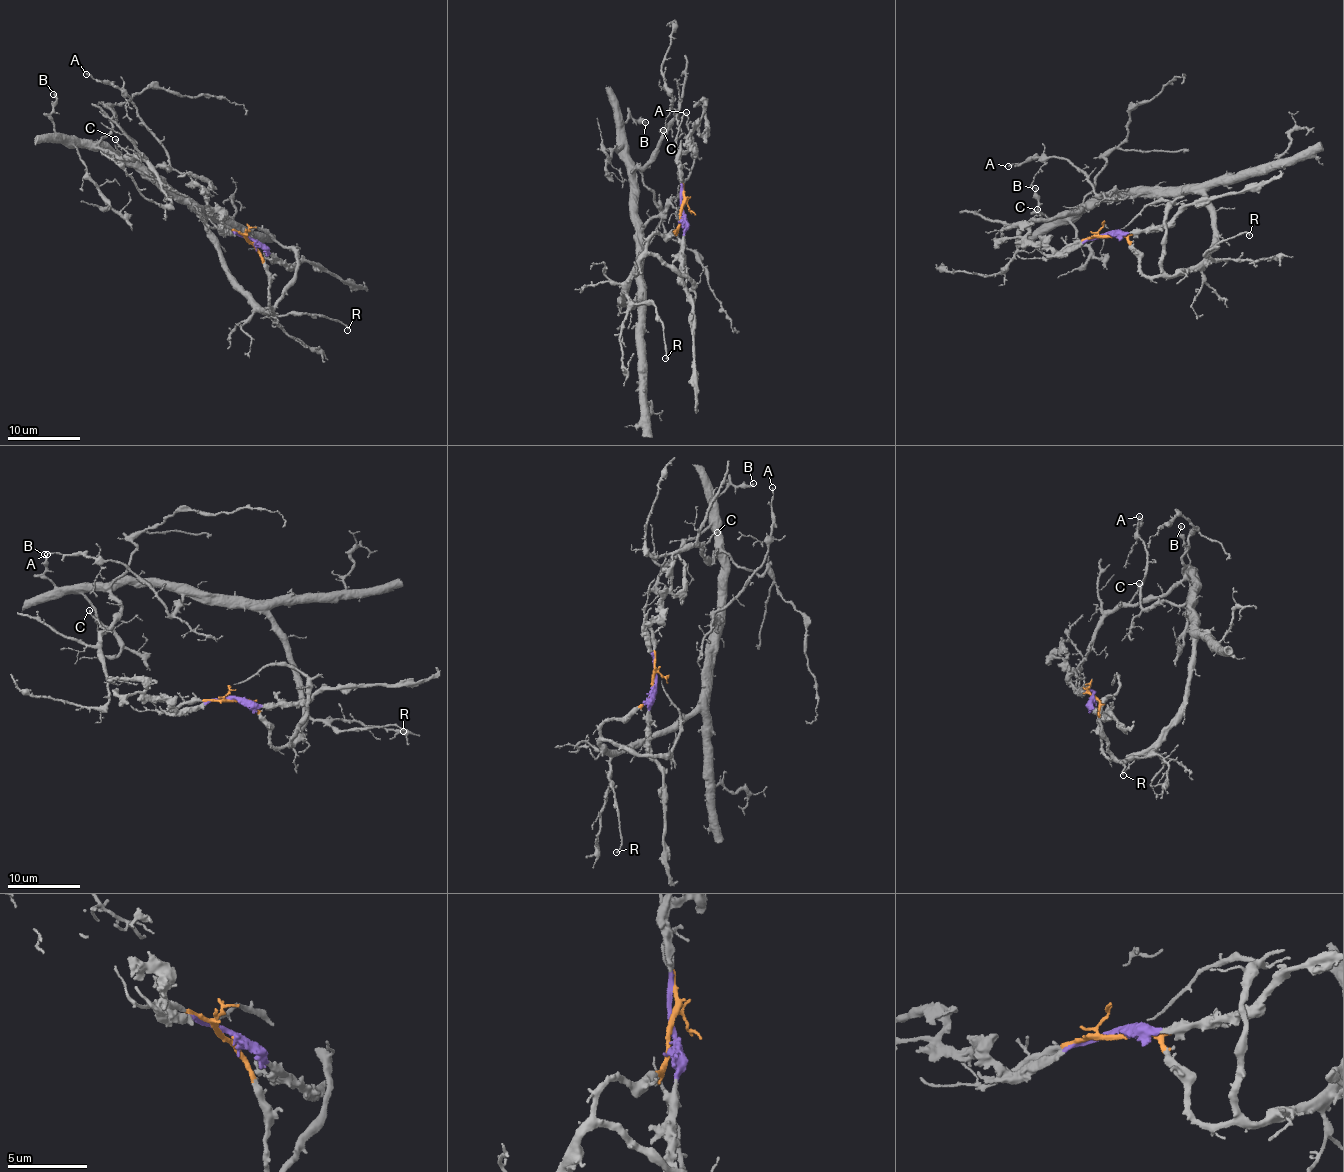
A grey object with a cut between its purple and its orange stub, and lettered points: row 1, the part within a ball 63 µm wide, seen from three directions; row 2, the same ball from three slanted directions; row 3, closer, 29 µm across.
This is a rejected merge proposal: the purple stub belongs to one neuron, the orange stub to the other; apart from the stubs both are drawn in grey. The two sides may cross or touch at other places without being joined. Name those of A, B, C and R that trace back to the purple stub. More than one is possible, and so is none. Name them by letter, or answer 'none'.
none

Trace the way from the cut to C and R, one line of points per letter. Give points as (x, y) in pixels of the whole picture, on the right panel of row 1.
C: (1108, 235), (1126, 239), (1139, 269), (1169, 277), (1214, 241), (1210, 207), (1188, 193), (1047, 220), (1038, 209)
R: (1108, 235), (1126, 239), (1139, 269), (1152, 277), (1182, 275), (1214, 259), (1205, 254), (1223, 239), (1250, 236)

